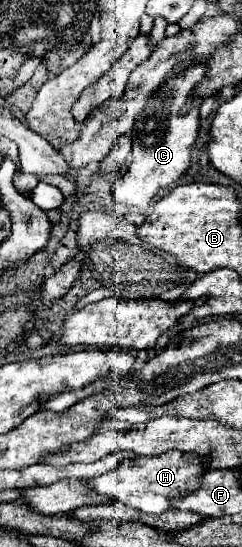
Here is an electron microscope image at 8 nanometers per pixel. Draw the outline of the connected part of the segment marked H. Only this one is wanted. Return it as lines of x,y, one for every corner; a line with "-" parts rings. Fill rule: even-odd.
173,450
161,456
139,456
135,460
123,460
121,466
117,466
115,470
89,480
89,486
99,494
105,494
145,514
161,514
171,508
171,498
181,498
193,492
207,470
209,468
205,466
205,458
193,458
191,454
181,454

